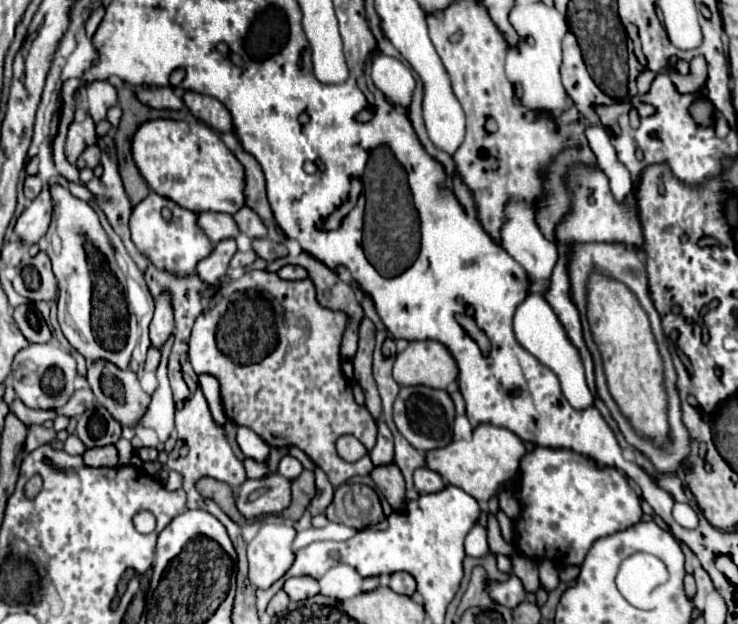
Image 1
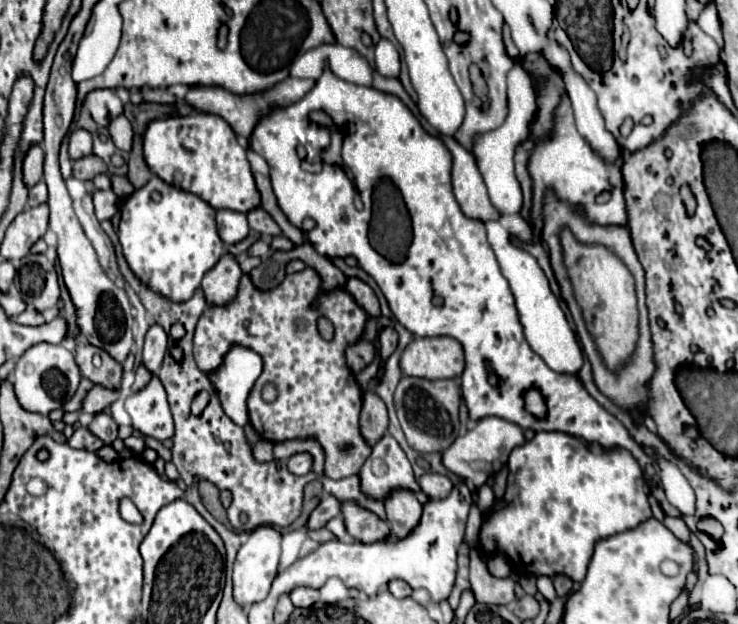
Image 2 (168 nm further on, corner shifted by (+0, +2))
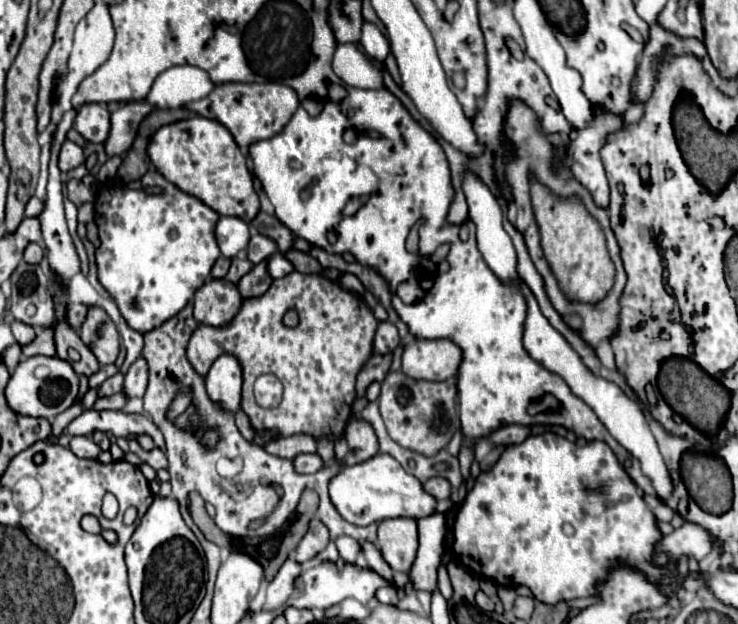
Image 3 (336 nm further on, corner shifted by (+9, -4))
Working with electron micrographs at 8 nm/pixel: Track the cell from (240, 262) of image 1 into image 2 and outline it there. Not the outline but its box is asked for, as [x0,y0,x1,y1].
[247,237,271,257]

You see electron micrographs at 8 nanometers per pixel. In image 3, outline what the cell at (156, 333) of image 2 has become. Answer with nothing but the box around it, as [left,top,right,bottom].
[124,357,148,397]

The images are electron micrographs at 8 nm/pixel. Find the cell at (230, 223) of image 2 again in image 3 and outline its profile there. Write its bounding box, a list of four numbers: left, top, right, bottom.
[216,217,250,257]

